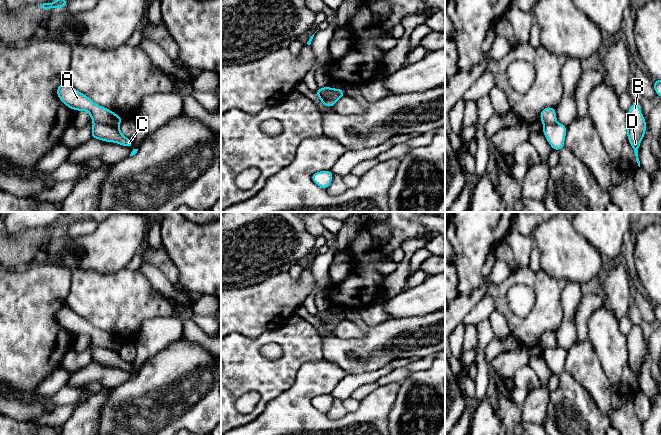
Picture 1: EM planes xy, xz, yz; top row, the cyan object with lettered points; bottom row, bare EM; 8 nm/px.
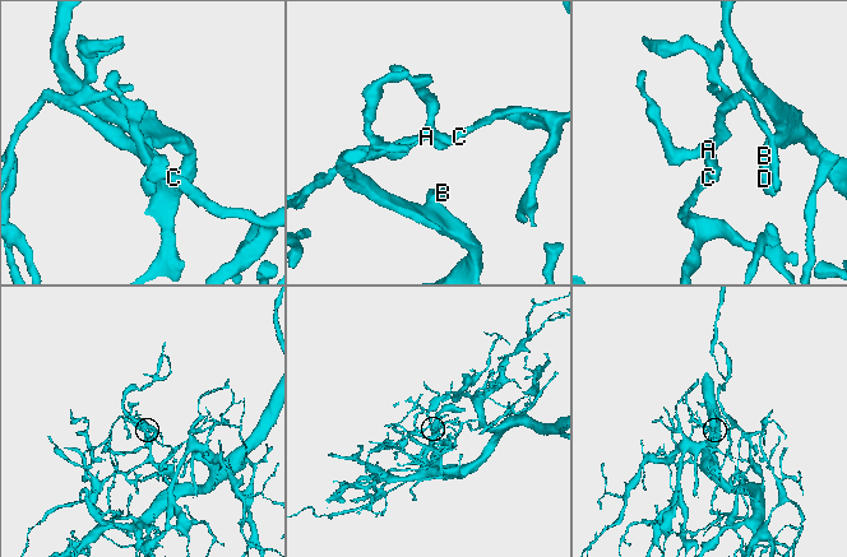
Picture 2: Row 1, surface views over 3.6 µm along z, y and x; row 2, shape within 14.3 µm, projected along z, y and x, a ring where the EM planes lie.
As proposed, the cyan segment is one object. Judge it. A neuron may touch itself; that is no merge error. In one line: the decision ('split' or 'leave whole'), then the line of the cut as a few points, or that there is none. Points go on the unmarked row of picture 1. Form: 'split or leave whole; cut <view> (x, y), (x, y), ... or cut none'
split; cut xy (94, 346), (115, 347), (117, 349)

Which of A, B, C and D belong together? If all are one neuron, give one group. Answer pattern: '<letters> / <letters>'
A / B C D

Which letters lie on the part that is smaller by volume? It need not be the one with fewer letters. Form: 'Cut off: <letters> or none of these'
Cut off: A

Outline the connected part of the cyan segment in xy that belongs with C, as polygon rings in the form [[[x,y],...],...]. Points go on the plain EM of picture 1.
[[[93,347],[91,362],[99,363],[104,366],[121,368],[124,371],[132,371],[134,367],[126,362],[116,348]]]

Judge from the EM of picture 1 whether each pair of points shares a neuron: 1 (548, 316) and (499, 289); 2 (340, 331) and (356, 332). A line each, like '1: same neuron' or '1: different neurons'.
1: same neuron
2: same neuron

